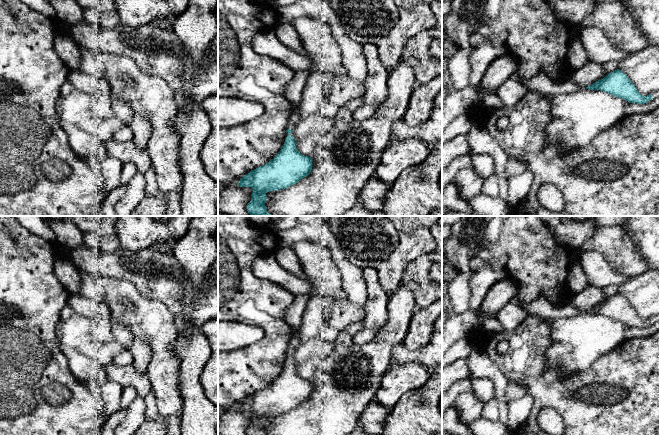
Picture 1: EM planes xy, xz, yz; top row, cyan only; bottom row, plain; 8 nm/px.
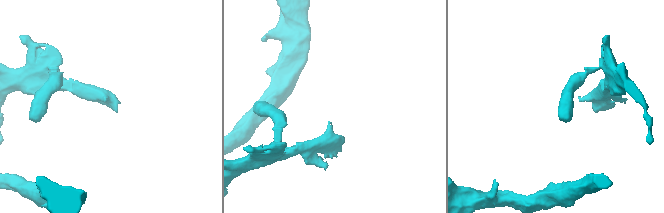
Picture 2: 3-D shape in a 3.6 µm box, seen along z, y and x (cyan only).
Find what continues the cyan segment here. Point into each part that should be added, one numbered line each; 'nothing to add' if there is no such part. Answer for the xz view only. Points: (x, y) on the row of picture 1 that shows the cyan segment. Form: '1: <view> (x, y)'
1: xz (293, 92)

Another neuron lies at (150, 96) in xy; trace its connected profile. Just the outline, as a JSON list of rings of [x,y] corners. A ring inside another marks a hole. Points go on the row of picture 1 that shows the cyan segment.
[[[104,52],[103,60],[113,96],[119,97],[133,113],[146,117],[151,124],[146,148],[159,190],[180,192],[183,183],[178,164],[180,137],[173,128],[179,96],[161,77],[141,72],[126,55]]]

